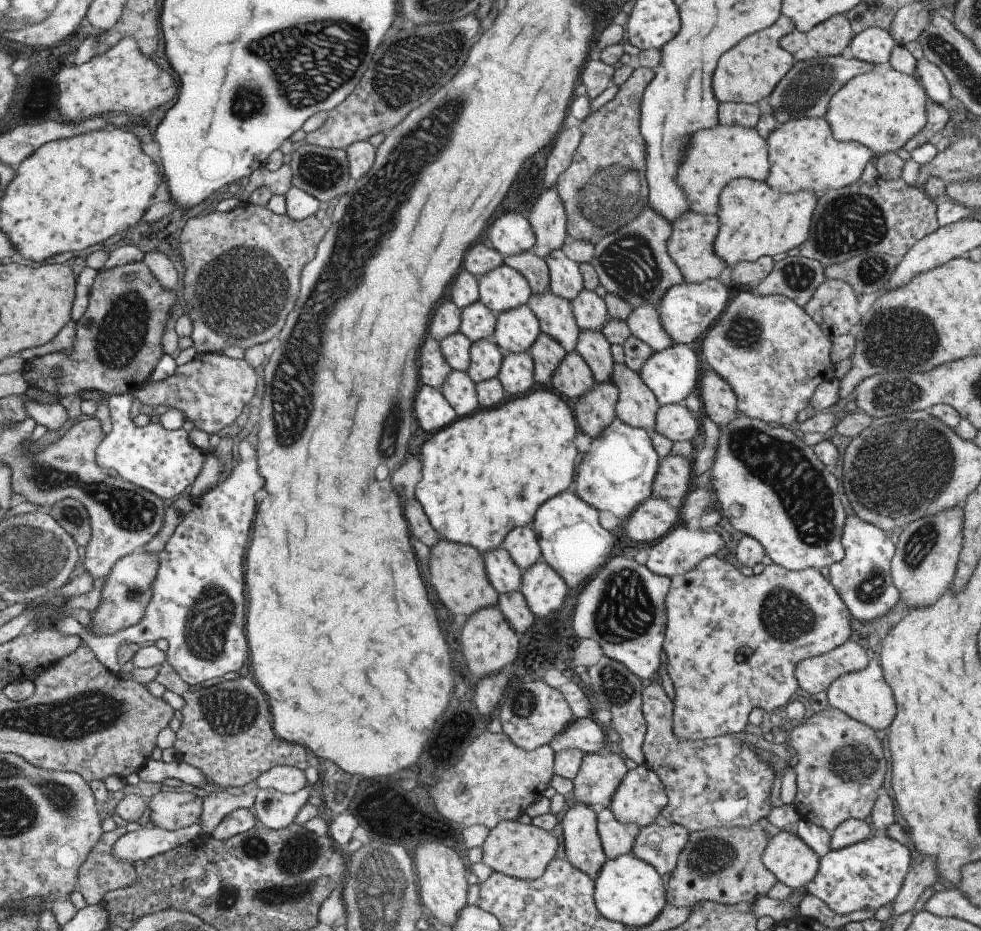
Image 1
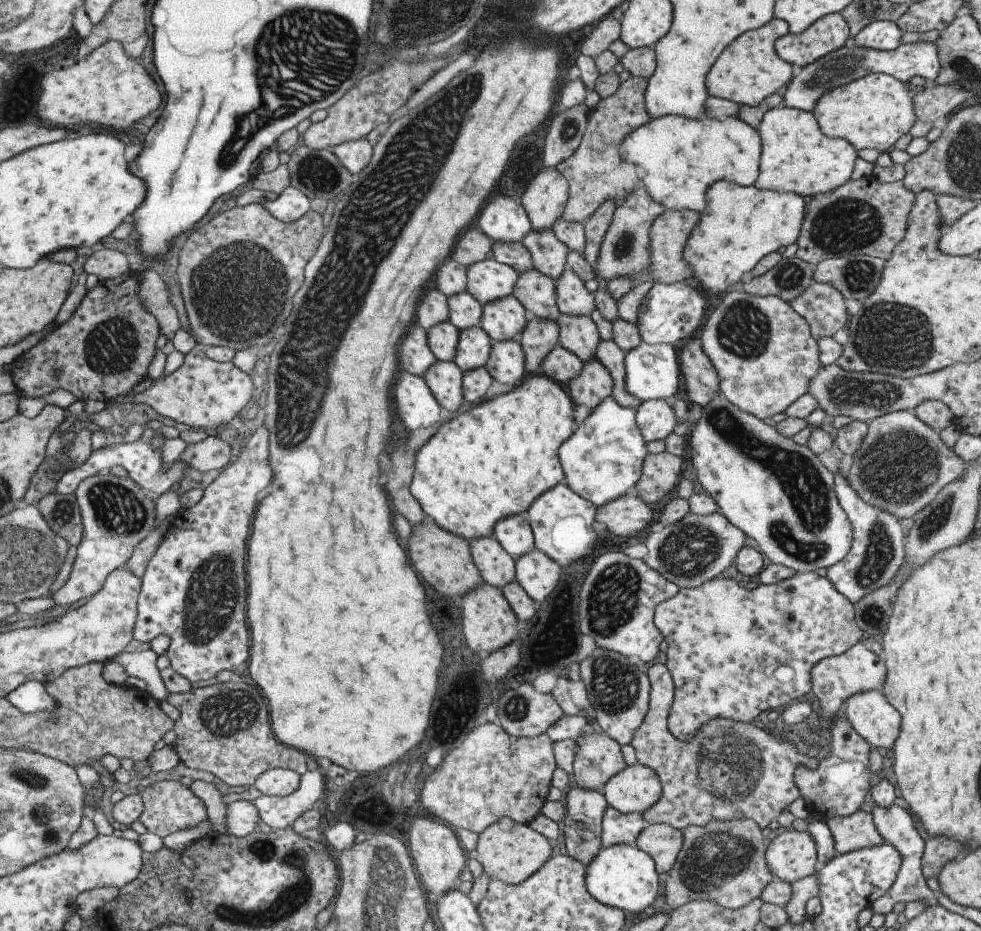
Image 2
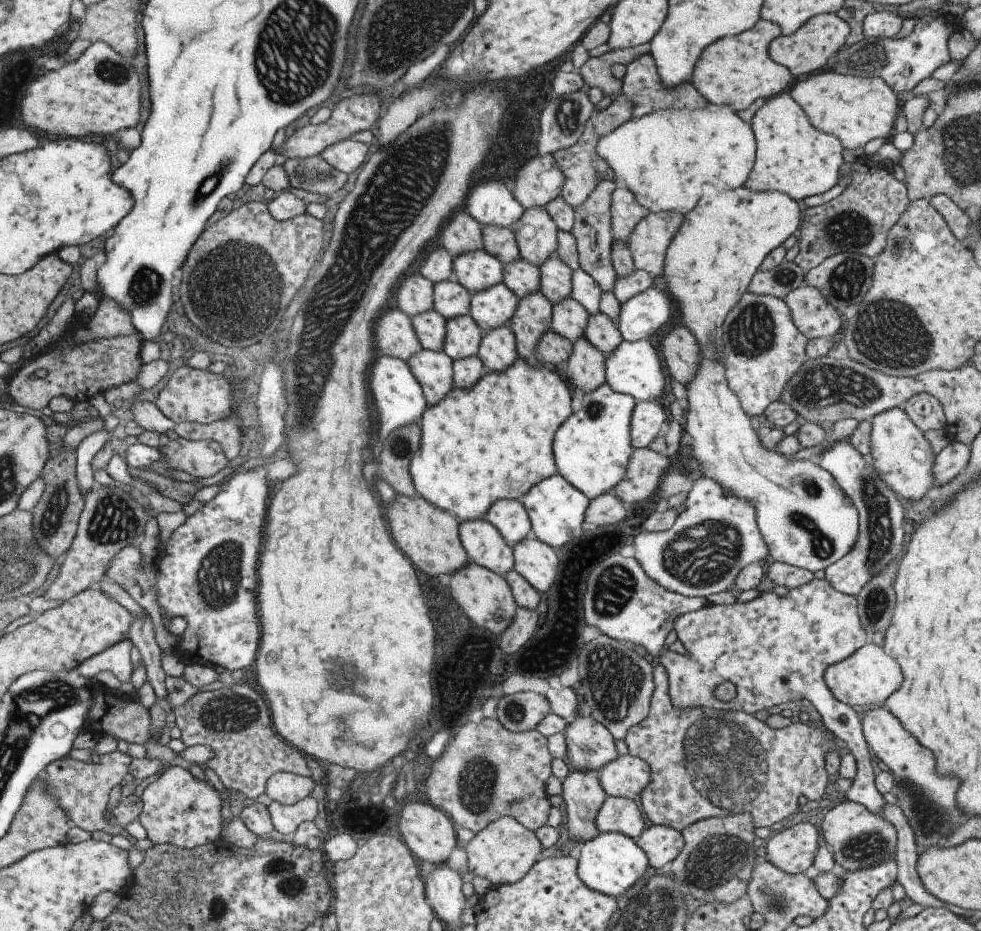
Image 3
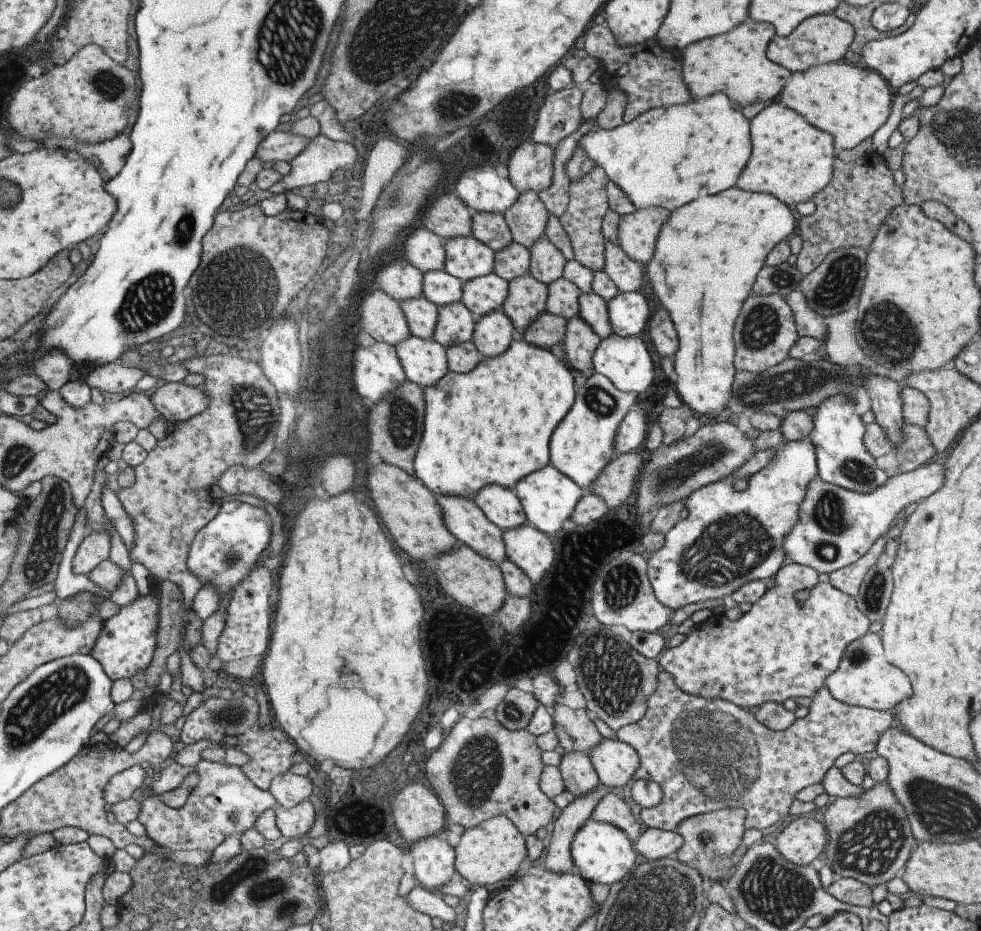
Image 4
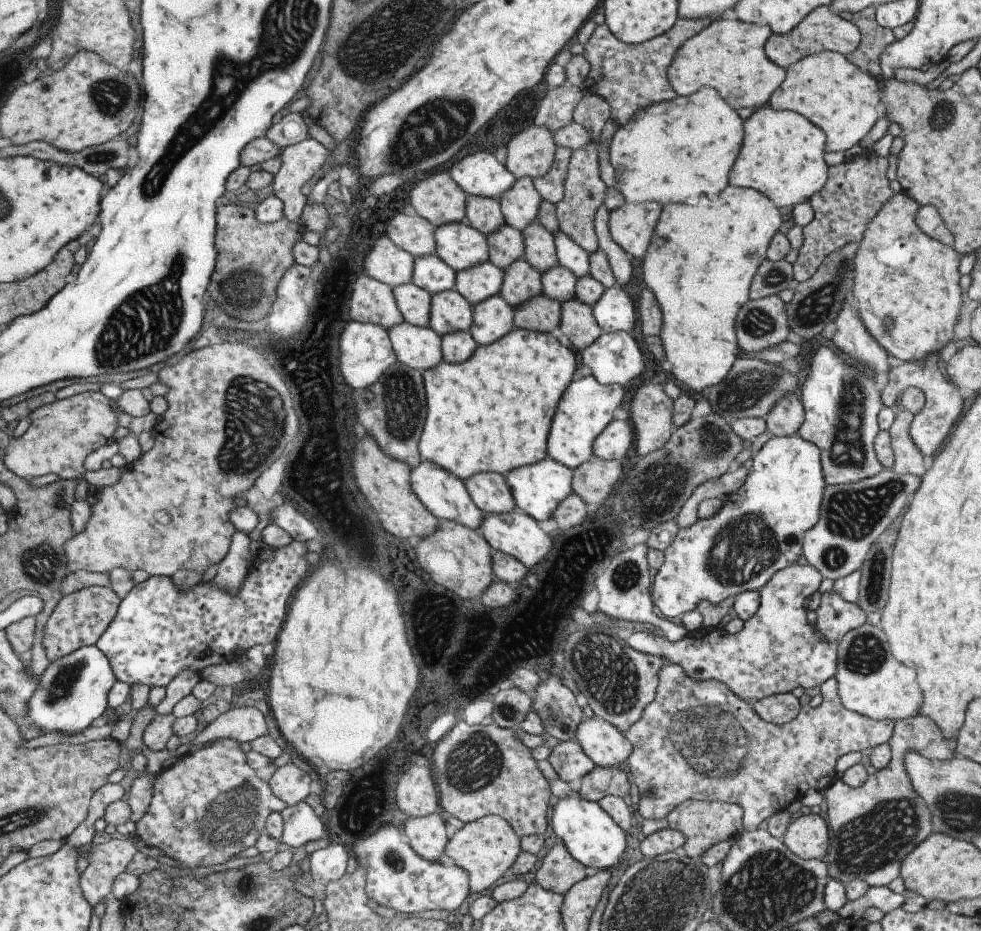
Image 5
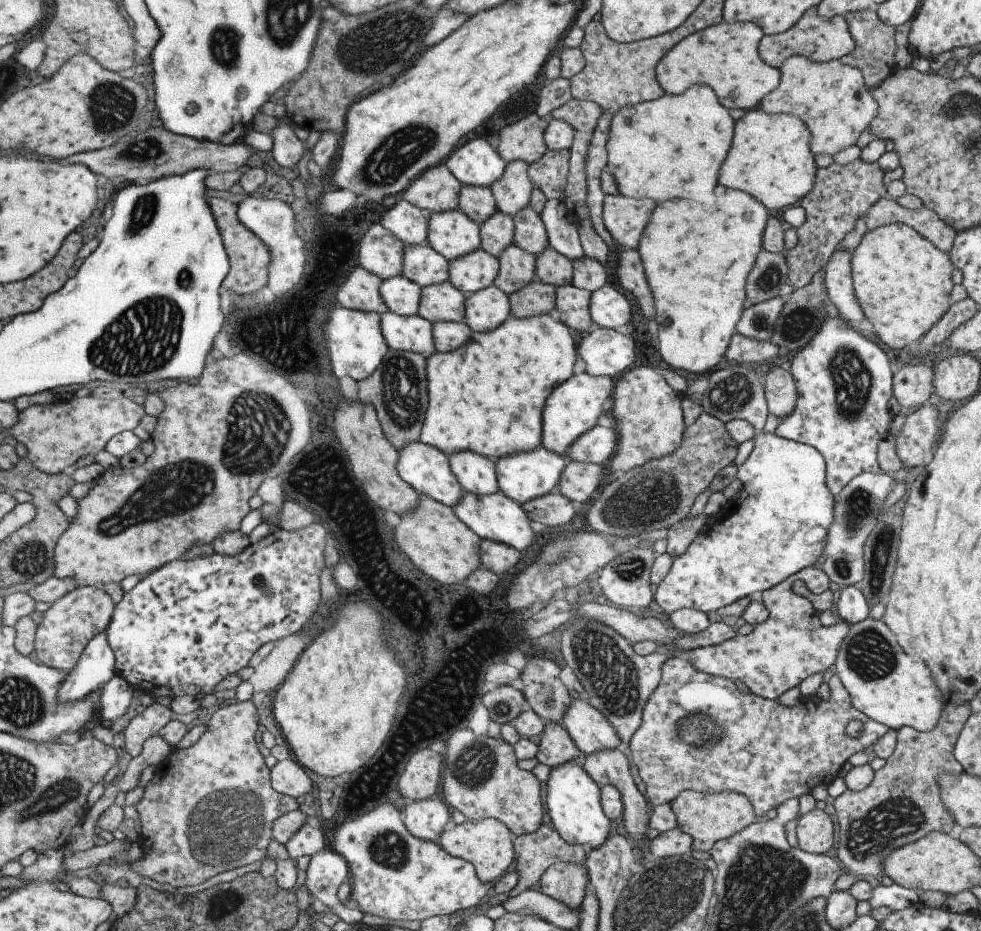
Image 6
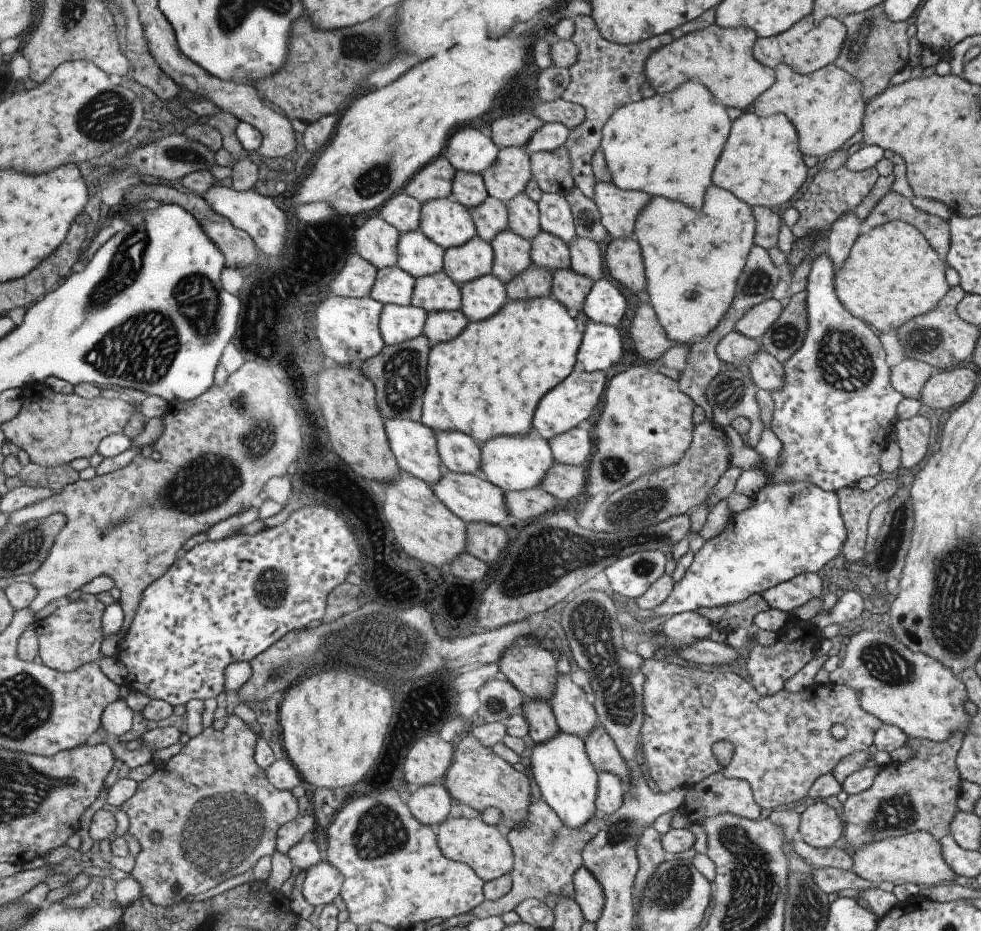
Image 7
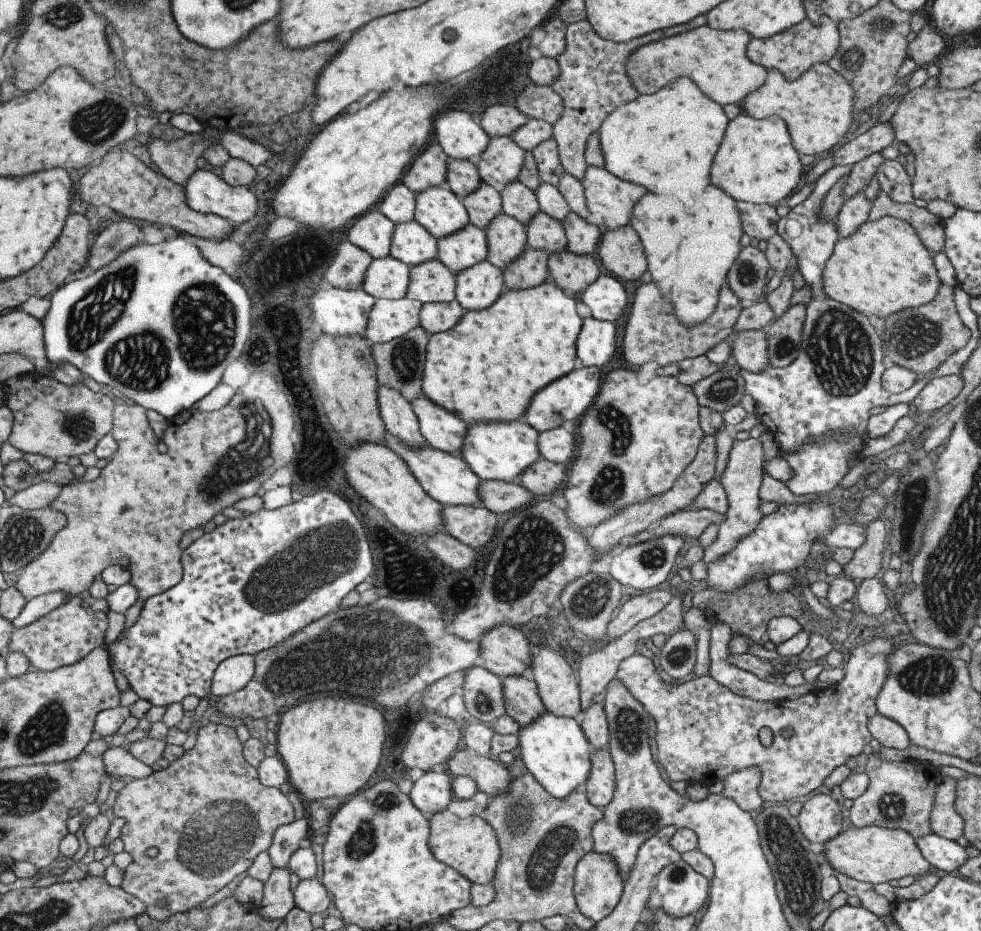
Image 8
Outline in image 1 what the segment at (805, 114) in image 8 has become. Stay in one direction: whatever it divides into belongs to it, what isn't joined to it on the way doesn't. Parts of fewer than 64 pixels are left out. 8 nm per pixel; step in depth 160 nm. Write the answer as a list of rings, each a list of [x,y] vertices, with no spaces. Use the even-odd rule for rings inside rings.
[[[886,66],[868,73],[863,73],[848,80],[827,103],[827,108],[823,118],[829,125],[832,137],[838,141],[858,142],[868,148],[873,156],[892,152],[902,148],[904,144],[917,134],[926,123],[926,102],[927,94],[922,89],[915,74],[908,76]]]

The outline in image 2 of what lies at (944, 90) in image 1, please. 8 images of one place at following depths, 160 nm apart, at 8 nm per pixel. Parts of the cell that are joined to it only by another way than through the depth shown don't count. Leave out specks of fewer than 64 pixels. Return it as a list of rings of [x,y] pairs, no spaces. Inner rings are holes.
[[[917,42],[917,44],[900,44],[896,50],[881,52],[881,50],[869,50],[869,48],[847,48],[843,46],[838,50],[825,54],[822,58],[801,66],[801,70],[795,76],[789,78],[782,95],[782,105],[787,108],[813,112],[813,106],[825,92],[846,85],[853,80],[858,80],[870,73],[884,73],[898,82],[910,86],[911,78],[923,78],[928,85],[935,84],[935,78],[939,72],[937,52],[933,42]]]

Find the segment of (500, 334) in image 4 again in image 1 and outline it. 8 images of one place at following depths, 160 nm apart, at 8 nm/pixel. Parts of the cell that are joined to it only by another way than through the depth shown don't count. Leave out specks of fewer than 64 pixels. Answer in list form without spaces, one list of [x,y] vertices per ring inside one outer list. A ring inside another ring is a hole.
[[[525,351],[503,353],[496,379],[507,398],[525,394],[533,386],[532,358]]]

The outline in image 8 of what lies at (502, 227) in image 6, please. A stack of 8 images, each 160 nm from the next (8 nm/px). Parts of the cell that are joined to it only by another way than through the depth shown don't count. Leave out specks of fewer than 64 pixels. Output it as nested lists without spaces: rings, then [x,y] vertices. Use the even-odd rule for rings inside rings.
[[[480,181],[475,190],[461,197],[469,223],[484,230],[488,226],[489,221],[496,214],[502,212],[499,191],[497,188]]]

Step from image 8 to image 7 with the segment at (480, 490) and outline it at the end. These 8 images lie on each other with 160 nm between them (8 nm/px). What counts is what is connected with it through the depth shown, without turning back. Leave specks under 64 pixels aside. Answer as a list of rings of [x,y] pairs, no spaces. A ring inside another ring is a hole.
[[[539,485],[503,493],[503,502],[511,520],[533,520],[556,508],[556,500]]]

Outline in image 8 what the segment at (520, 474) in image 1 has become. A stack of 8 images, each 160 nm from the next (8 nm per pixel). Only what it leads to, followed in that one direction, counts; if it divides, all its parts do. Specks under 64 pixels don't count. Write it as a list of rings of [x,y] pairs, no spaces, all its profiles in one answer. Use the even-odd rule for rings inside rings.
[[[545,280],[531,288],[505,288],[489,308],[464,311],[452,327],[428,335],[422,366],[422,394],[433,404],[456,414],[466,425],[517,420],[539,388],[573,370],[576,357],[573,350],[582,325],[582,318],[575,311],[575,301],[555,282]]]

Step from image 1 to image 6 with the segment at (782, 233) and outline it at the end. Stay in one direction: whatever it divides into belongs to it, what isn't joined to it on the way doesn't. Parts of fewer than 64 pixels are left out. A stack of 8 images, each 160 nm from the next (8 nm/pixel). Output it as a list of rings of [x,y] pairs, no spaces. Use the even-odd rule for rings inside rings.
[[[715,186],[715,204],[699,214],[699,224],[691,224],[691,202],[669,200],[655,206],[638,240],[638,253],[655,304],[656,342],[659,356],[669,366],[693,374],[707,375],[724,356],[735,323],[743,312],[743,286],[761,246],[767,210],[745,192]],[[879,470],[876,473],[861,473],[852,478],[834,496],[833,522],[826,534],[821,555],[821,570],[831,582],[838,586],[857,585],[863,576],[862,548],[867,534],[883,512],[881,504],[887,493],[895,485],[892,474]]]

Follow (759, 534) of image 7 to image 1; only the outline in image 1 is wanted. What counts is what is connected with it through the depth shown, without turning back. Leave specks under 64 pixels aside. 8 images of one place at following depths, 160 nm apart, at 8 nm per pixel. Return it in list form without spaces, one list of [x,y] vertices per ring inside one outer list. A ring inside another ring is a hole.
[[[679,524],[669,529],[659,542],[653,542],[652,546],[647,549],[647,560],[645,566],[653,573],[662,577],[685,574],[694,566],[697,566],[704,558],[714,555],[717,550],[721,550],[724,546],[727,537],[718,528],[708,528],[705,530],[685,527]]]

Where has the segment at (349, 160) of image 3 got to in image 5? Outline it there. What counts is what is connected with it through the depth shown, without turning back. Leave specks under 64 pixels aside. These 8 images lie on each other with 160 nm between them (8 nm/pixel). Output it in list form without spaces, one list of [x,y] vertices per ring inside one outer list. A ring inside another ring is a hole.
[[[309,137],[281,149],[278,156],[281,166],[273,175],[271,190],[273,197],[281,200],[282,212],[287,220],[300,218],[304,206],[300,187],[327,162],[330,154],[331,151]]]

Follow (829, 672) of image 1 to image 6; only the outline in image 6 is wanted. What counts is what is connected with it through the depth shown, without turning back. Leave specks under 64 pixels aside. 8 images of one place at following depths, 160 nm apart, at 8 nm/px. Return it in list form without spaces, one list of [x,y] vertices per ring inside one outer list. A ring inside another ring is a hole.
[[[867,617],[848,626],[834,660],[834,674],[849,694],[852,707],[867,718],[894,731],[901,727],[932,731],[946,704],[923,660],[909,658],[903,652],[883,619]]]

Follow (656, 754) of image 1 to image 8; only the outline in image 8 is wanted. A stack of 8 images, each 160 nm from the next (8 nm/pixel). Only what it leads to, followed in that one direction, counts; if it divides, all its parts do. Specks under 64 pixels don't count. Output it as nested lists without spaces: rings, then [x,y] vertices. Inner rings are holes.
[[[873,637],[869,642],[857,645],[845,661],[844,676],[839,683],[831,684],[824,691],[815,690],[810,695],[793,701],[762,702],[740,697],[718,684],[708,674],[690,681],[667,684],[655,671],[651,659],[636,654],[619,661],[614,678],[622,682],[629,694],[643,705],[655,721],[657,762],[670,781],[681,780],[689,785],[698,783],[707,787],[732,772],[757,767],[760,770],[757,792],[762,800],[785,802],[801,798],[815,788],[820,788],[829,774],[850,757],[862,758],[861,750],[872,738],[866,727],[868,718],[876,713],[874,702],[888,673],[888,655],[897,644],[889,637]],[[762,726],[767,726],[772,732],[769,746],[761,745],[757,739],[757,732]],[[785,726],[793,729],[790,738],[781,736],[781,730]]]

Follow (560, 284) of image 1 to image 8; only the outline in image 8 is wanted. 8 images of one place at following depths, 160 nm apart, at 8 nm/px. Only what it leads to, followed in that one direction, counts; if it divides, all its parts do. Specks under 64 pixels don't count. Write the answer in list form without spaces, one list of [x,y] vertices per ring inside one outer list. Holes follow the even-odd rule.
[[[509,136],[488,137],[485,150],[475,162],[480,180],[501,190],[508,182],[516,179],[524,159],[524,150]]]

